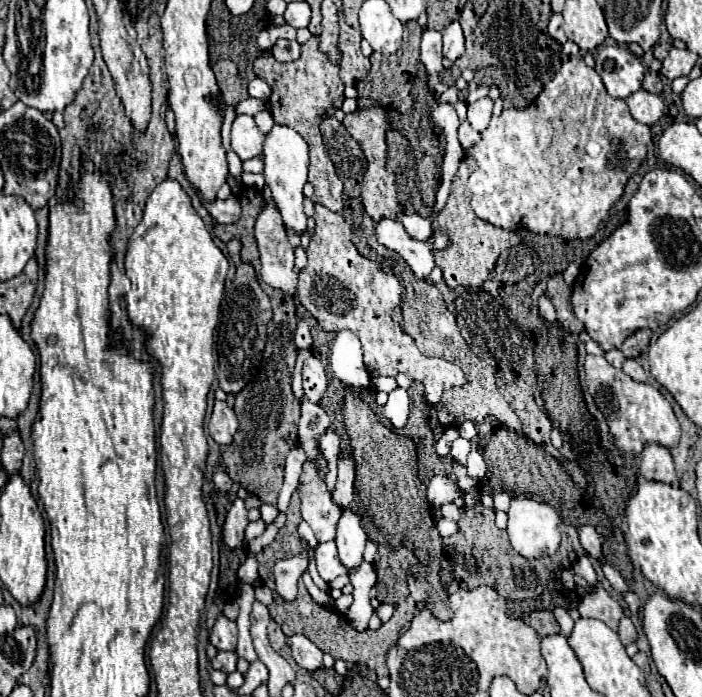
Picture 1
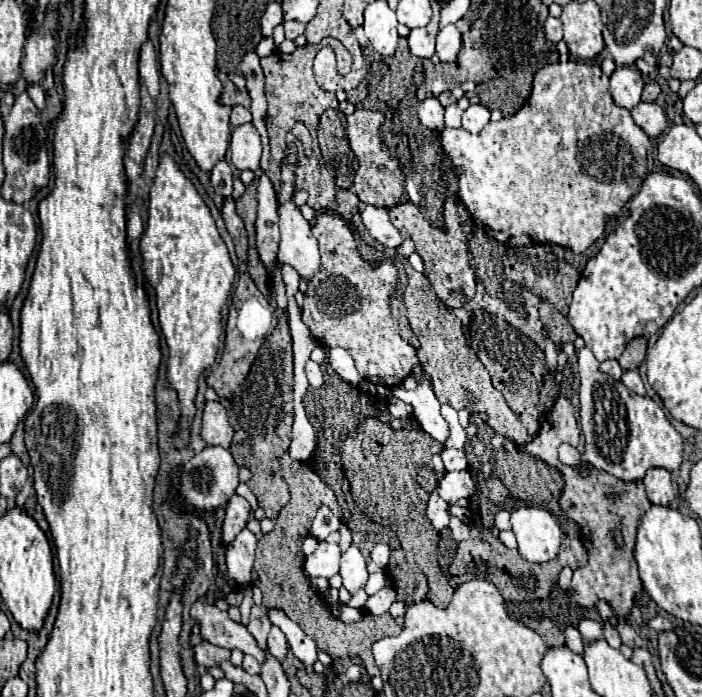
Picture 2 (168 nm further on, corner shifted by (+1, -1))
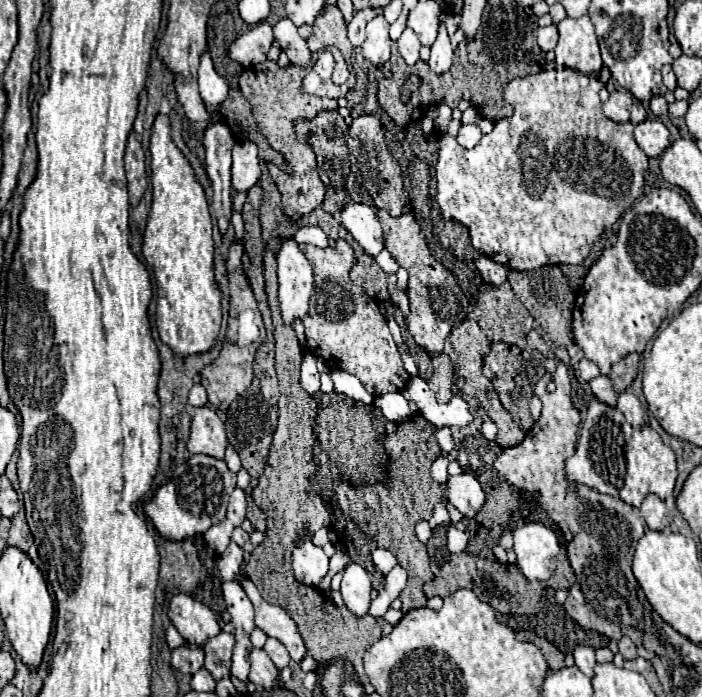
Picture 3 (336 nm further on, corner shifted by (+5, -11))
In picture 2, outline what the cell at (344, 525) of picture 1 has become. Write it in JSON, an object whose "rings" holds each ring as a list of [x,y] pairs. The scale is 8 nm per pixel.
{"rings":[[[352,544],[344,554],[340,562],[340,576],[344,580],[344,588],[354,594],[358,588],[366,586],[368,580],[368,570],[366,570],[366,560],[356,544]]]}

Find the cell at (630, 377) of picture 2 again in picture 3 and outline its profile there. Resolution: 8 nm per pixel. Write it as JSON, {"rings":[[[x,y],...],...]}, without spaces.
{"rings":[[[630,390],[618,394],[618,404],[616,408],[620,408],[620,412],[624,412],[626,420],[632,424],[632,426],[642,426],[642,424],[648,424],[649,417],[646,408]]]}

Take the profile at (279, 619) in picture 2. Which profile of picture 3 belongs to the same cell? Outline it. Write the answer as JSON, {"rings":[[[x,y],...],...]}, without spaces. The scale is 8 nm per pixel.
{"rings":[[[246,562],[242,564],[242,588],[246,590],[246,594],[248,594],[248,598],[250,598],[252,606],[254,606],[256,626],[262,632],[266,632],[266,636],[274,636],[276,640],[280,640],[286,646],[286,650],[290,652],[290,658],[294,662],[300,662],[306,656],[306,648],[304,648],[302,636],[298,634],[298,628],[296,628],[294,620],[280,606],[268,604],[260,596],[256,586],[246,578],[244,566],[246,566]]]}

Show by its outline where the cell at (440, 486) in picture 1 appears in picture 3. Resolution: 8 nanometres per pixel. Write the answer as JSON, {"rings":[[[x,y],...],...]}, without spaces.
{"rings":[[[462,472],[460,476],[448,478],[446,498],[466,518],[474,518],[484,504],[484,490],[482,490],[480,482],[470,472]]]}

